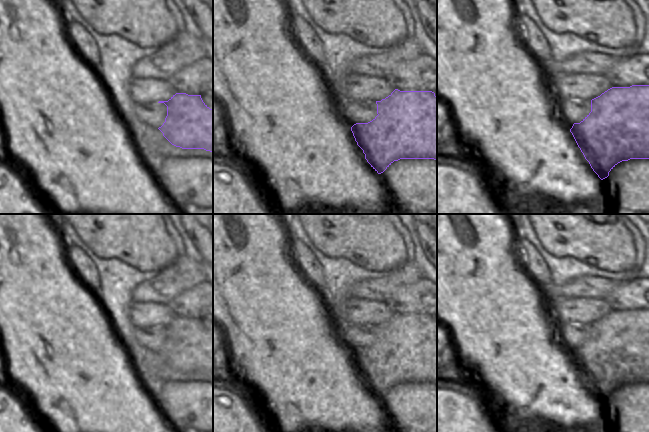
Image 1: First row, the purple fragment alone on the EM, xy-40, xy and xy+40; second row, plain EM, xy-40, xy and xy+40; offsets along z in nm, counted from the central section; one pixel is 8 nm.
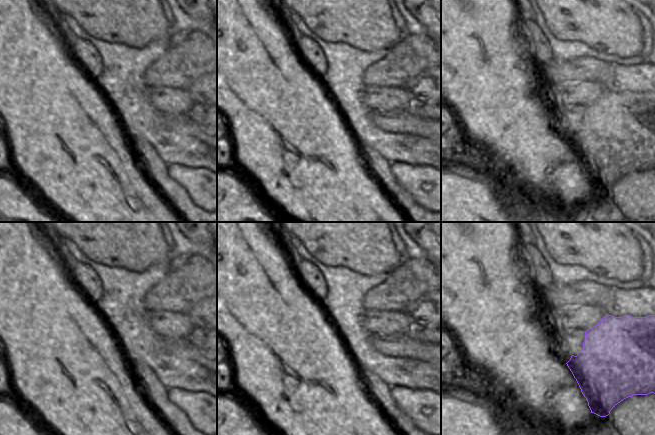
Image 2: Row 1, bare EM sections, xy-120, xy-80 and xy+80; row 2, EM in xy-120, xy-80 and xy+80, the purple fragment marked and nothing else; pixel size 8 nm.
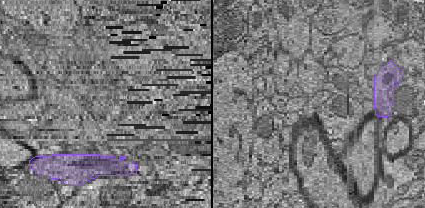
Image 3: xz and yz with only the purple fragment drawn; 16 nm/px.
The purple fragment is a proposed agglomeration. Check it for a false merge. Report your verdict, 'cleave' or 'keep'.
cleave

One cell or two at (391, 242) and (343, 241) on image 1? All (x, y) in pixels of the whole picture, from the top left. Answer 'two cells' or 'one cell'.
one cell

